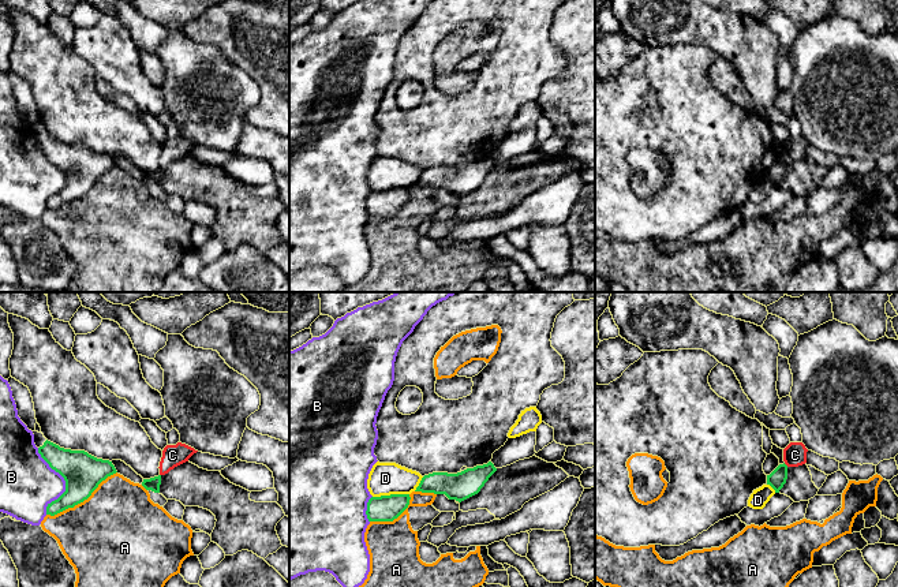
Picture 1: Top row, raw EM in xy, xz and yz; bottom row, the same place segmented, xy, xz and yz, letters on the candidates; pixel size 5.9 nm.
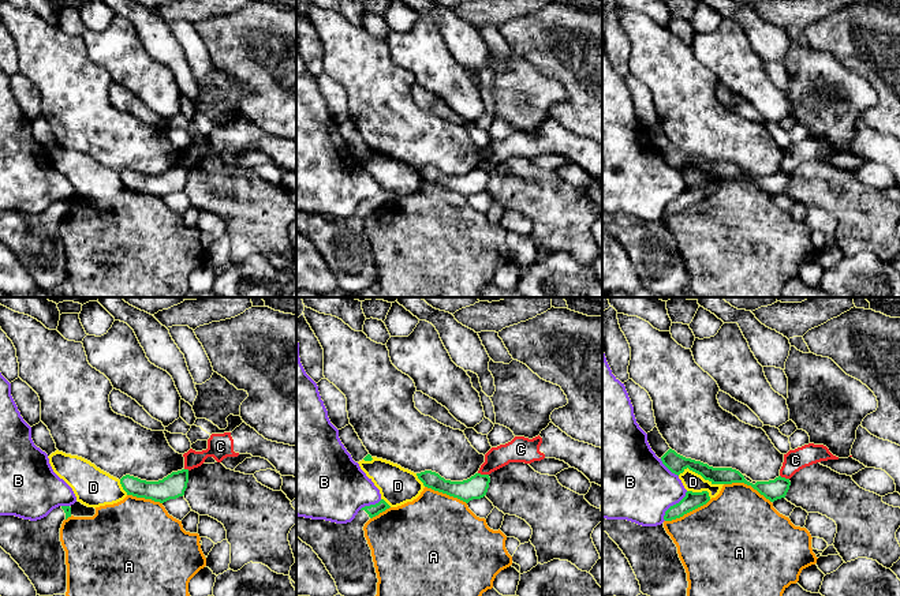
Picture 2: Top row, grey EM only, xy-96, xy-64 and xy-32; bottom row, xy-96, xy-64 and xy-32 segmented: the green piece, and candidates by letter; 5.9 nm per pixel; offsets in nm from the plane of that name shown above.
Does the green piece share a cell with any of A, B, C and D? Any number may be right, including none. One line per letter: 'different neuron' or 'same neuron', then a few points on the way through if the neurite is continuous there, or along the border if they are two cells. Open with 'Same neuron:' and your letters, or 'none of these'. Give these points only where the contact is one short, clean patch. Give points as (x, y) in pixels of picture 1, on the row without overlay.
Same neuron: none of these
A: different neuron
B: different neuron | along xy (37, 142), (64, 175), (64, 184), (47, 201), (47, 208)
C: different neuron | along yz (784, 157), (788, 160)
D: different neuron

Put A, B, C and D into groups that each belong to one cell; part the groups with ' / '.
A / B / C D

